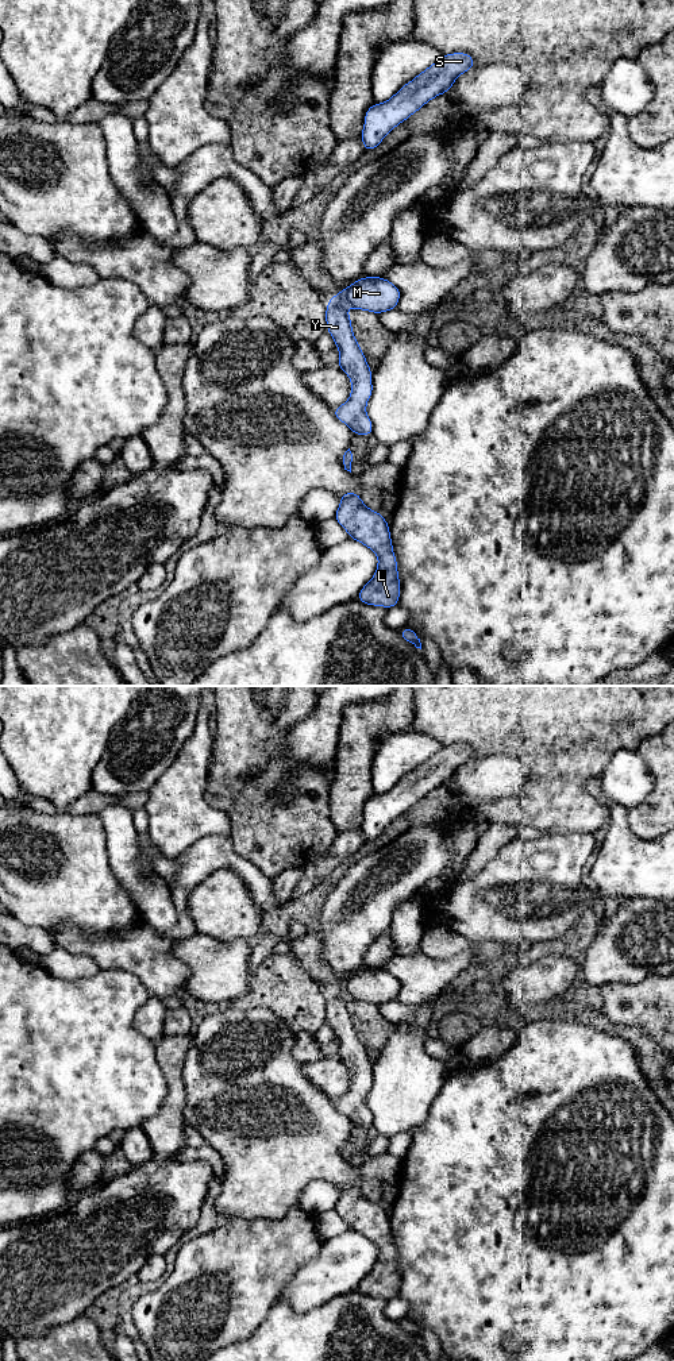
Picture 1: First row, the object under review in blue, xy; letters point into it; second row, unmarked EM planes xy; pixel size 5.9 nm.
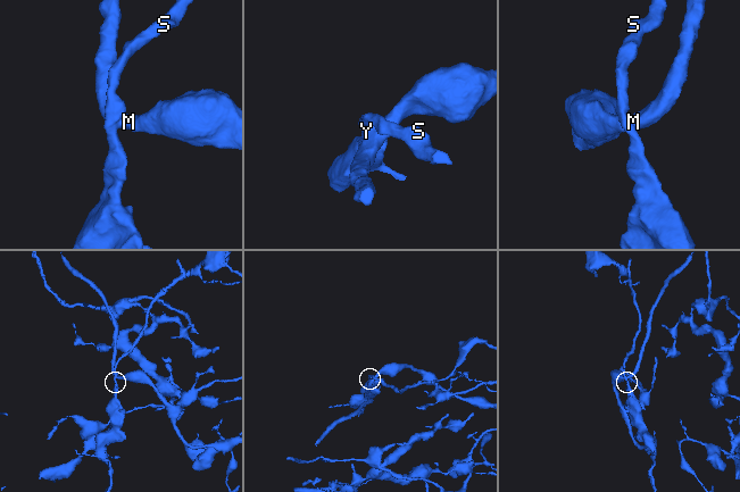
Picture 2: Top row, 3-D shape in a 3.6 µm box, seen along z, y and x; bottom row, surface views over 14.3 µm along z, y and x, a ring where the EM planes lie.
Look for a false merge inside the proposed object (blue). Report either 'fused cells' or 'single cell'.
single cell

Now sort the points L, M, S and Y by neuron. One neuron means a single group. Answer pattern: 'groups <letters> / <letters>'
groups L M S Y

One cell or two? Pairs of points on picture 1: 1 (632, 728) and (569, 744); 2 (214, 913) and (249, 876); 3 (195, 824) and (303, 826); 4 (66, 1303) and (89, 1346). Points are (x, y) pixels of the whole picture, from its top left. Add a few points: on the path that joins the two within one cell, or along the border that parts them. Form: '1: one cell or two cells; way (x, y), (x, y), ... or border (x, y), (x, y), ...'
1: one cell; way (616, 728), (585, 728)
2: two cells; border (214, 871), (231, 870), (261, 909)
3: two cells; border (208, 802), (228, 818), (230, 835)
4: two cells; border (83, 1314), (45, 1331)

